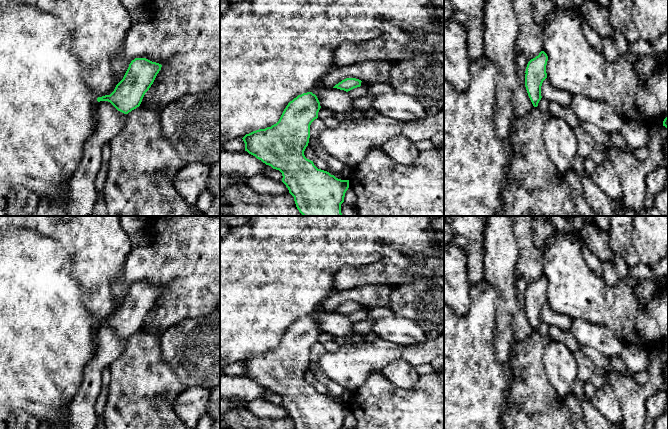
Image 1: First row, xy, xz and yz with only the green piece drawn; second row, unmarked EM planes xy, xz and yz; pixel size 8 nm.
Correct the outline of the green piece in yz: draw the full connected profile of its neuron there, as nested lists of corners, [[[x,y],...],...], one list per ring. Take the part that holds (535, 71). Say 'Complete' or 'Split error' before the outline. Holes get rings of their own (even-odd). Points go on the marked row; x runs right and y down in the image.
Complete. [[[541,51],[538,56],[531,59],[525,71],[525,87],[528,96],[534,107],[538,106],[541,100],[541,86],[547,78],[546,65],[548,56],[544,51]]]

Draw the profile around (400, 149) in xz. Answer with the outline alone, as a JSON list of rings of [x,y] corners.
[[[396,136],[389,139],[381,149],[395,162],[407,166],[412,166],[420,153],[415,143],[404,136]]]

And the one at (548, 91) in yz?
[[[546,78],[542,83],[541,96],[548,102],[556,102],[564,107],[570,106],[572,99],[570,93],[557,89],[551,84],[548,78]]]

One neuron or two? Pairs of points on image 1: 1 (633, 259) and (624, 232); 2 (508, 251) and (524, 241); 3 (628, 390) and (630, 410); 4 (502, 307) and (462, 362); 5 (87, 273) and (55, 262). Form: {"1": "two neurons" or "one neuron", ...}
{"1": "one neuron", "2": "two neurons", "3": "one neuron", "4": "two neurons", "5": "two neurons"}

